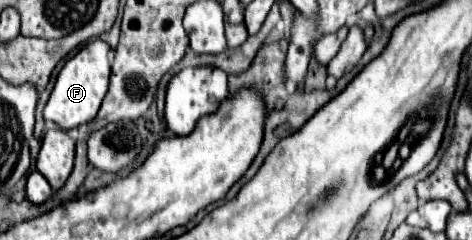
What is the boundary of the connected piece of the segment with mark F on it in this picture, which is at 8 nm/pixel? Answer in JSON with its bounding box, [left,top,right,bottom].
[44,39,110,131]

